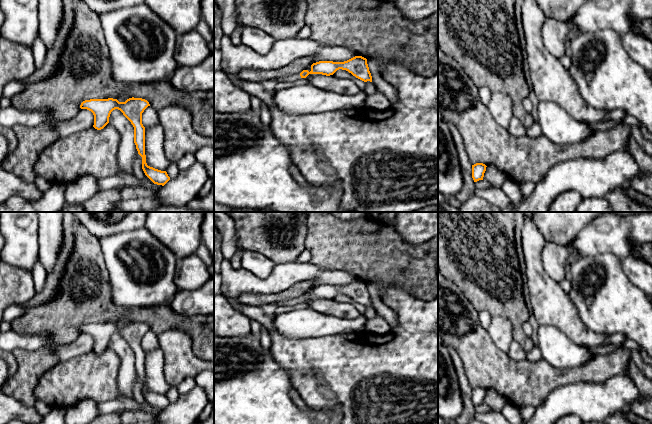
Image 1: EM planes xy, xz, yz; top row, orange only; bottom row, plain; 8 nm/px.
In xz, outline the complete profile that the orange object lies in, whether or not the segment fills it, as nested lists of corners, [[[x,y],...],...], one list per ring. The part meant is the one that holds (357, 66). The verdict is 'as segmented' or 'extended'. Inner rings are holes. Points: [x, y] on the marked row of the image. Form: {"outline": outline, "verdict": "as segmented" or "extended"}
{"outline": [[[355,56],[344,62],[319,61],[311,65],[310,72],[308,70],[303,70],[300,74],[284,76],[276,80],[267,80],[260,82],[260,84],[267,92],[274,94],[276,92],[276,85],[280,82],[296,81],[300,78],[306,78],[309,74],[322,74],[330,76],[339,69],[348,71],[353,76],[364,82],[372,82],[372,76],[369,71],[367,59],[362,56]]], "verdict": "extended"}

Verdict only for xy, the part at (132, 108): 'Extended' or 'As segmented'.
As segmented

